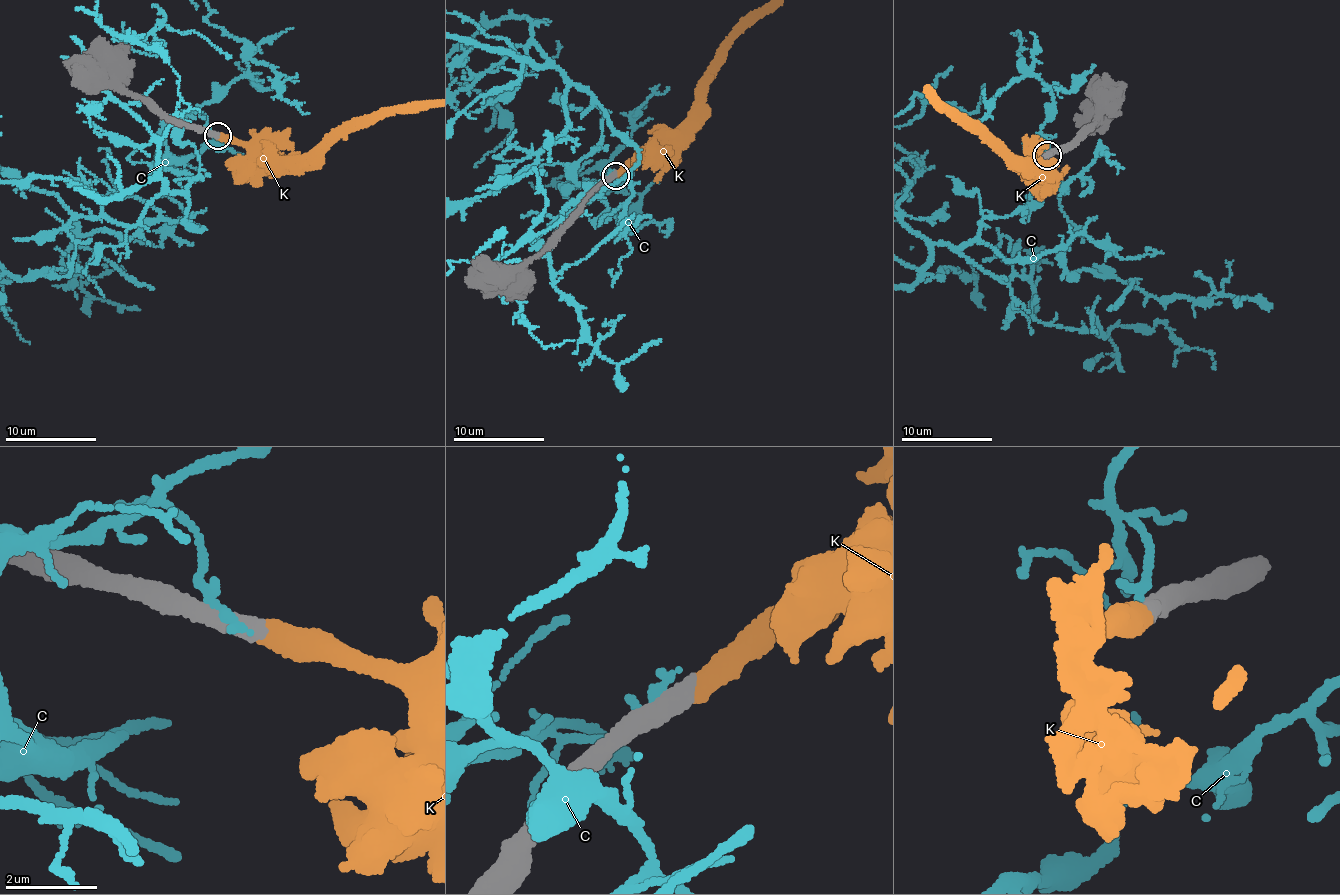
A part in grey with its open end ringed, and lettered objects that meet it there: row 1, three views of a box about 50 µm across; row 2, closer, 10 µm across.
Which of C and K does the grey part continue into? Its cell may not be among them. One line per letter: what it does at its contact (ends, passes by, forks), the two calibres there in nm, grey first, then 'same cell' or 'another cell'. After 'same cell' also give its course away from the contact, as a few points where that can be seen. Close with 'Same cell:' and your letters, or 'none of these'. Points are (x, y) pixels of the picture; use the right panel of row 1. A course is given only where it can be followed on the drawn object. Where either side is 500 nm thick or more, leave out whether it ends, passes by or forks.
C: 600 nm thick on the grey side, 280 nm on the other; another cell
K: it ends there; 480 nm thick on the grey side, 480 nm on the other; same cell; it runs (1046, 156), (1035, 156), (1022, 166), (962, 125), (924, 86)
Same cell: K

